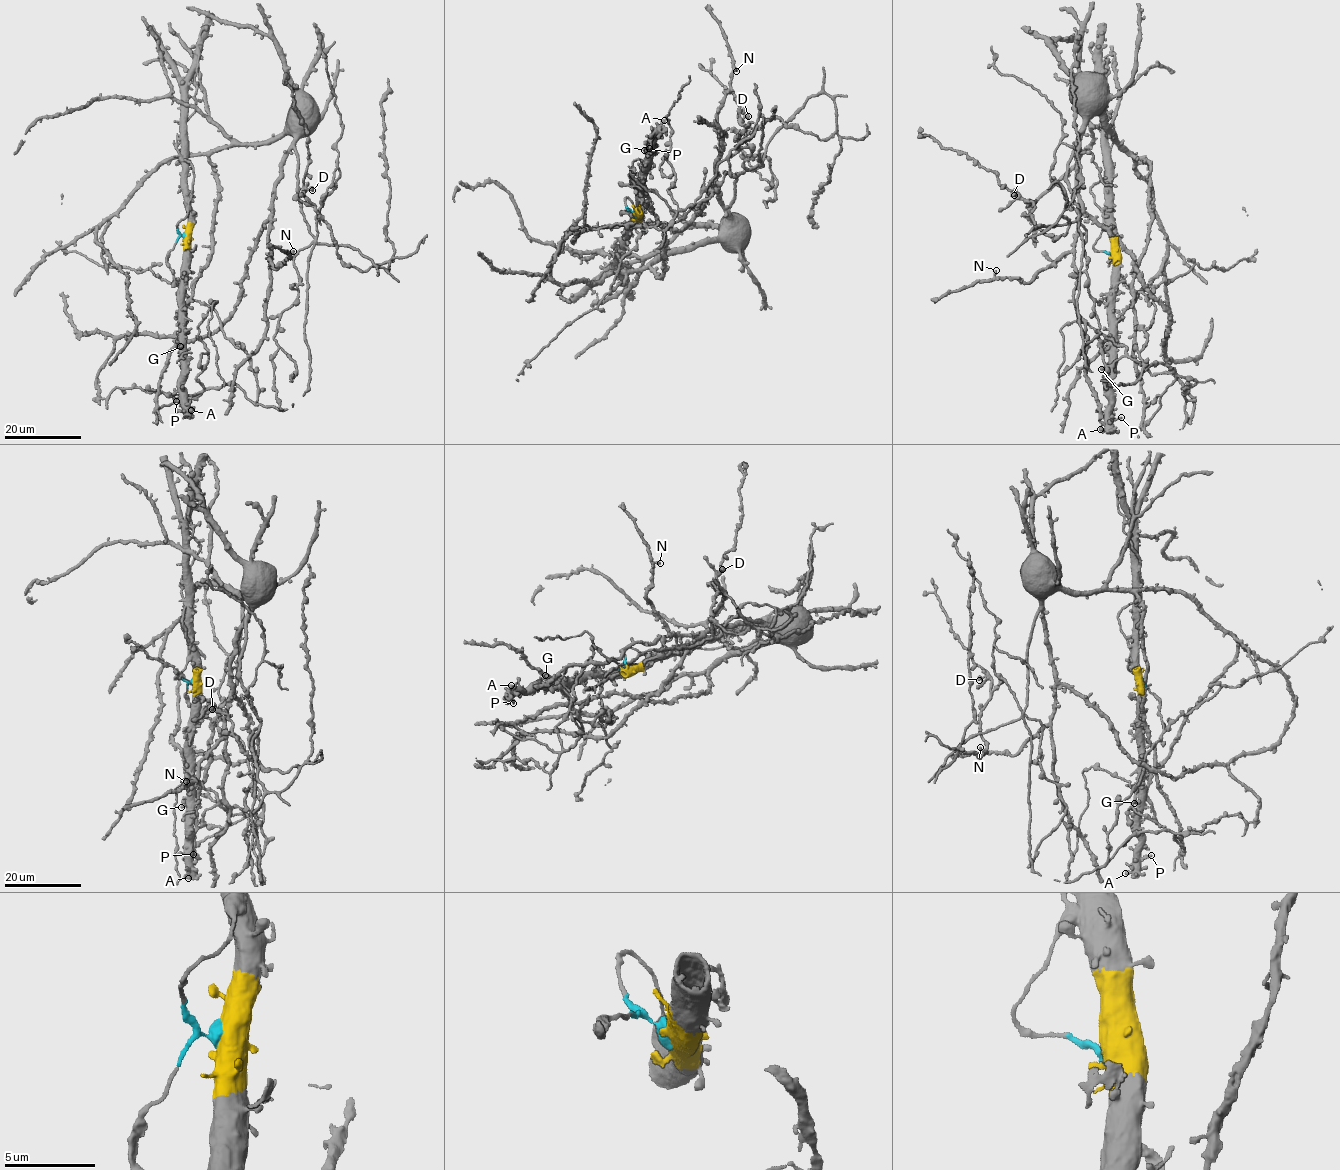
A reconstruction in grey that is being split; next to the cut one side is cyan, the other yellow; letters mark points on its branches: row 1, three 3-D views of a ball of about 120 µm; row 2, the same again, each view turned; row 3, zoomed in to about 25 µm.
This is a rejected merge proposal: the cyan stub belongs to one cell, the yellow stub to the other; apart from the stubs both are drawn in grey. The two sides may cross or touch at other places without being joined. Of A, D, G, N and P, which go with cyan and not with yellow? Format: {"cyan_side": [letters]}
{"cyan_side": ["D", "N"]}

